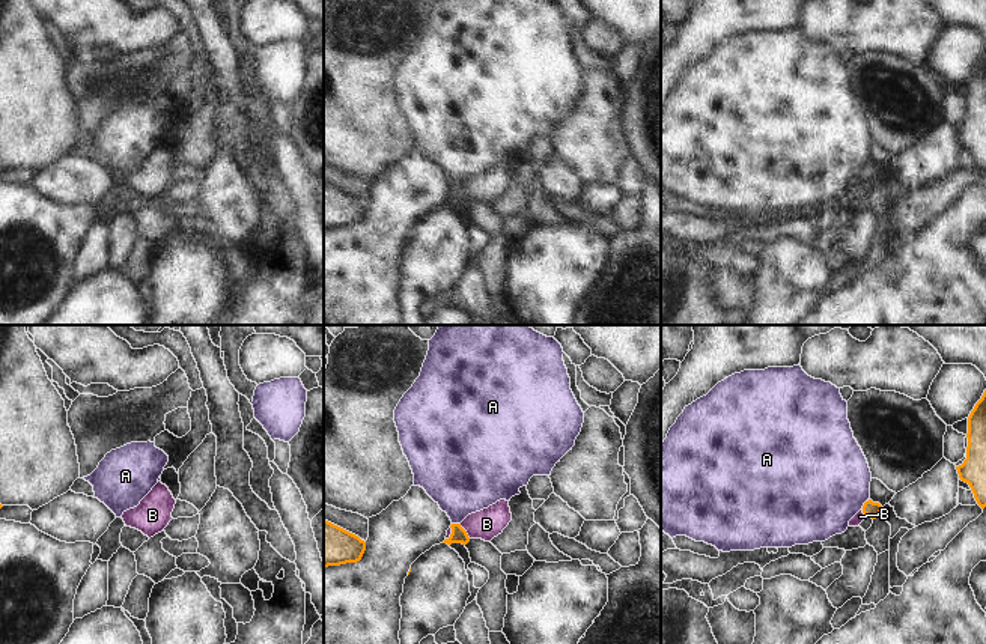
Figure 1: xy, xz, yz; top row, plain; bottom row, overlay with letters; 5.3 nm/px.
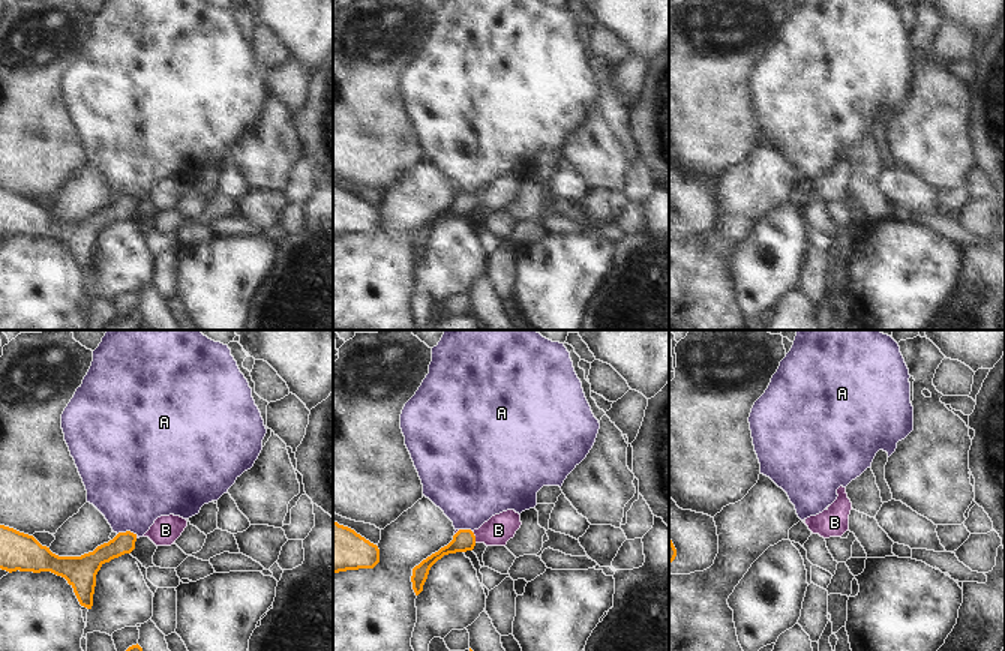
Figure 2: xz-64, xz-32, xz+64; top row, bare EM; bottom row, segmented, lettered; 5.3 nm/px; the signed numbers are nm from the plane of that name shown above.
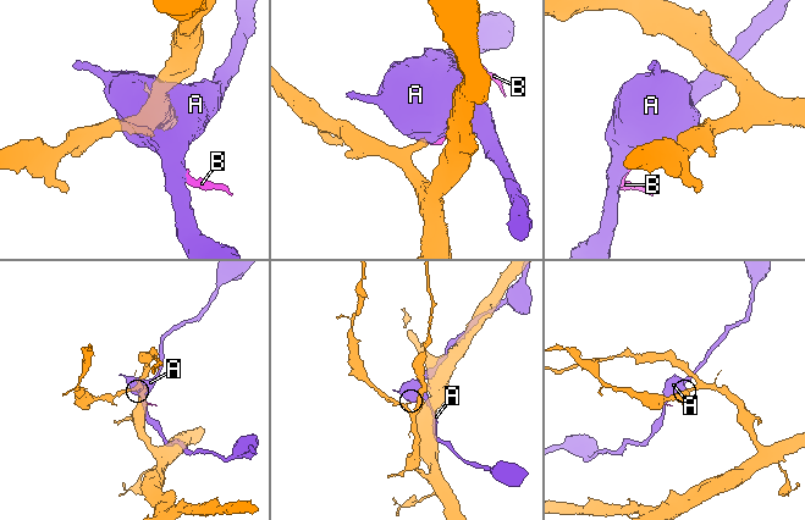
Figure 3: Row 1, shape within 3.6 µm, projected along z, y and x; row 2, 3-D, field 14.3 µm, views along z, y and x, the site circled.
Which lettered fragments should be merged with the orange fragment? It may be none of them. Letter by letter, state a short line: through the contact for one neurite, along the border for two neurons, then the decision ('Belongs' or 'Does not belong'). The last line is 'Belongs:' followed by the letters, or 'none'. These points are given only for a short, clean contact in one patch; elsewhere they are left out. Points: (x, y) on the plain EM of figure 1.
A: Line: yz (869, 163), (861, 170). Does not belong
B: Line: xz (458, 197), (465, 194), (474, 188), (486, 187). Belongs
Belongs: B

